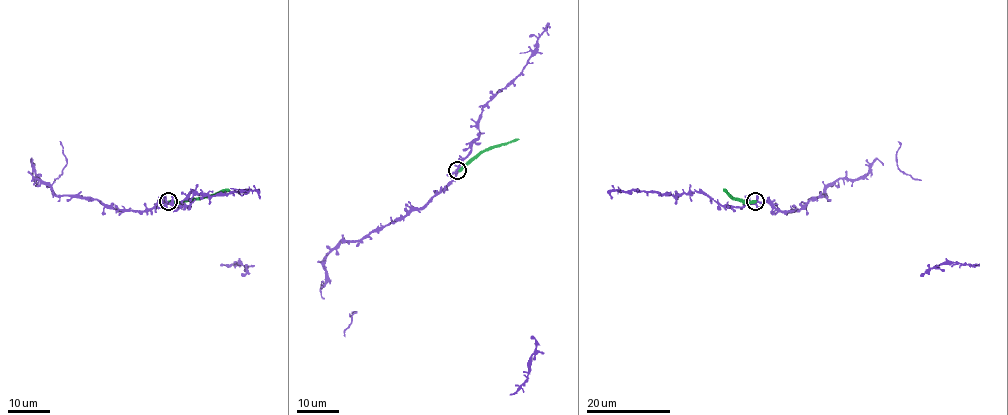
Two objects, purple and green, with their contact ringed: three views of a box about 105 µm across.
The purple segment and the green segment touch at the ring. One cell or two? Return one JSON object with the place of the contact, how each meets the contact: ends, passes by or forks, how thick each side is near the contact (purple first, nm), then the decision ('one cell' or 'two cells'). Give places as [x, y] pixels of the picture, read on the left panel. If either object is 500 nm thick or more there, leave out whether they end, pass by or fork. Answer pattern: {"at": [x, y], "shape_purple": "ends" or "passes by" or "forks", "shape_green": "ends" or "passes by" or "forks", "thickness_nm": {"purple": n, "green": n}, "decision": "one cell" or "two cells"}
{"at": [168, 201], "thickness_nm": {"purple": 240, "green": 550}, "decision": "two cells"}

